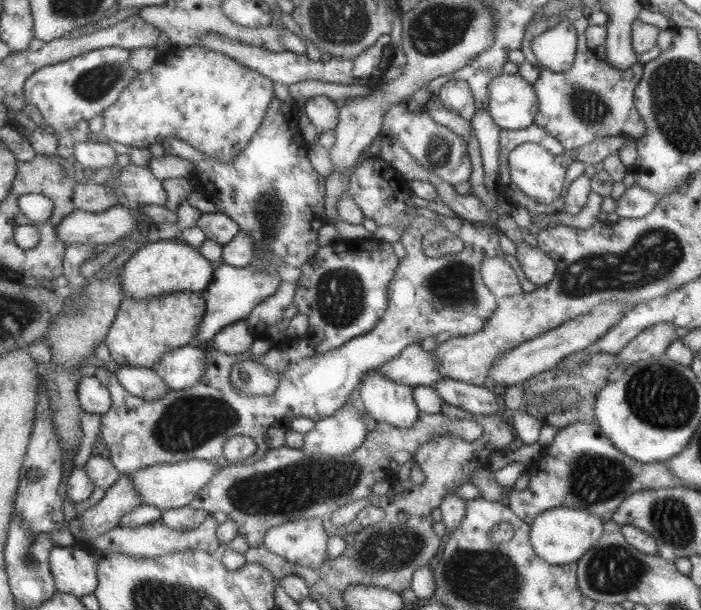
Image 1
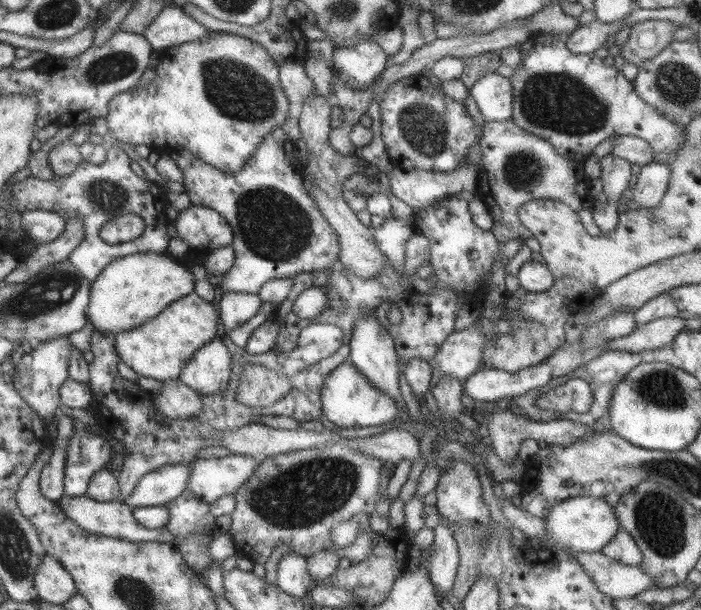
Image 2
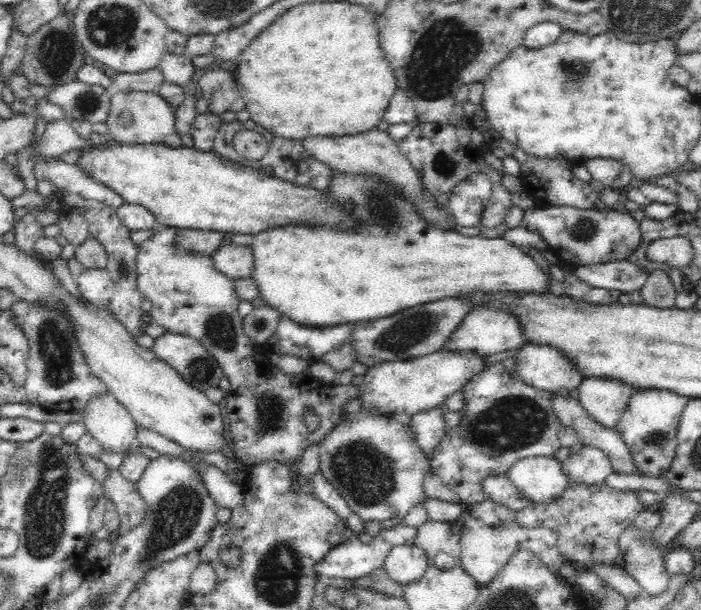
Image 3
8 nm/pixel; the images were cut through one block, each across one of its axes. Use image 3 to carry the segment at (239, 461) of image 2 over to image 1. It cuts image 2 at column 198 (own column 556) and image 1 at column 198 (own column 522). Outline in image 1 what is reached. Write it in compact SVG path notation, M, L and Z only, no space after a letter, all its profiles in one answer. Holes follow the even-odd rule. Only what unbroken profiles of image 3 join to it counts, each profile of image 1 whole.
M188 458L184 461L157 464L129 474L134 487L138 490L141 502L154 506L160 511L187 506L192 498L210 482L210 478L220 468L209 461Z

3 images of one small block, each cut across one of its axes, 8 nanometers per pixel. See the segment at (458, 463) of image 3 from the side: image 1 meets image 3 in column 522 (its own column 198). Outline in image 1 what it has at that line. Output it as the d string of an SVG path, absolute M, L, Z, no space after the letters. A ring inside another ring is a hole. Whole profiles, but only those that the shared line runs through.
M417 215L411 220L405 232L401 234L400 243L405 249L406 255L398 261L398 267L393 278L387 285L387 307L379 322L369 333L350 338L345 344L337 349L328 350L324 354L315 354L313 346L305 346L303 342L295 348L271 347L263 356L261 363L264 367L278 372L278 383L273 394L252 396L252 394L240 394L230 386L229 371L232 364L238 358L226 356L219 351L207 347L205 353L205 374L197 384L183 390L169 390L157 400L142 400L125 390L118 381L116 374L102 367L93 371L93 376L109 391L111 404L109 408L100 414L100 436L105 441L107 455L121 475L129 475L136 470L141 470L157 464L174 463L188 458L203 459L216 464L219 468L227 464L223 456L222 448L229 437L241 434L255 442L256 451L244 459L236 460L237 463L249 463L262 457L269 448L265 444L265 433L274 425L283 430L289 430L290 421L293 418L304 416L314 422L320 418L331 416L335 410L343 406L353 390L358 387L360 378L365 372L374 370L395 358L410 342L421 342L426 336L435 336L439 332L449 332L452 336L467 336L476 333L484 325L484 322L493 315L496 308L494 295L483 284L480 275L482 262L489 257L503 258L509 264L510 272L515 275L517 285L521 288L536 290L537 286L525 278L519 262L513 255L501 252L498 241L497 228L481 223L471 223L463 218L449 218L439 216L439 220L429 220ZM433 228L445 228L449 233L463 242L463 250L452 255L439 258L425 256L420 243L425 234L433 231Z

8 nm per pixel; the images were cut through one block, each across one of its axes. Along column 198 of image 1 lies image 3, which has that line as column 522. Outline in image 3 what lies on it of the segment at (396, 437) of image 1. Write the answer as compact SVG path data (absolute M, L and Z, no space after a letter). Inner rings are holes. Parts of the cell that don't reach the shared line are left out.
M507 473L486 476L482 486L488 500L503 504L516 513L532 504L531 498L511 481Z

